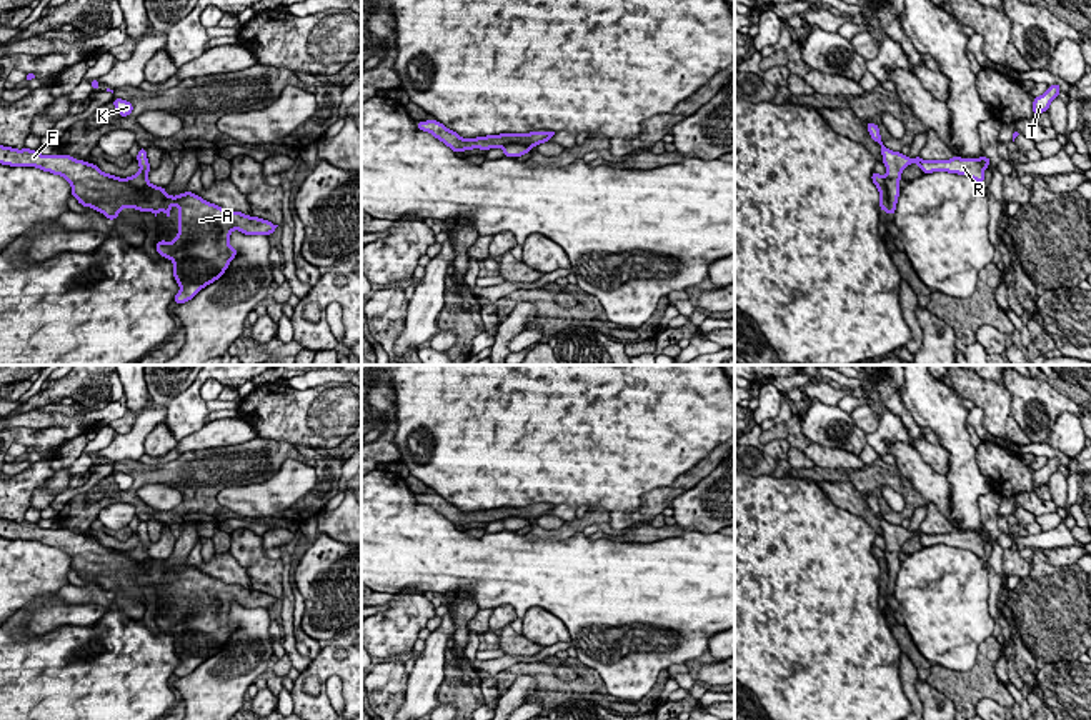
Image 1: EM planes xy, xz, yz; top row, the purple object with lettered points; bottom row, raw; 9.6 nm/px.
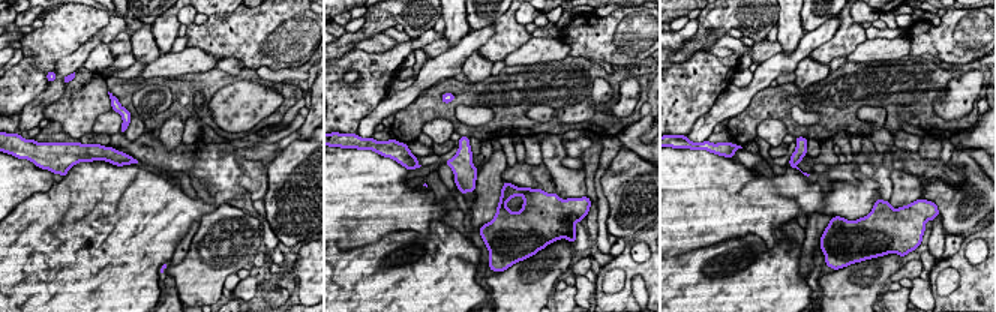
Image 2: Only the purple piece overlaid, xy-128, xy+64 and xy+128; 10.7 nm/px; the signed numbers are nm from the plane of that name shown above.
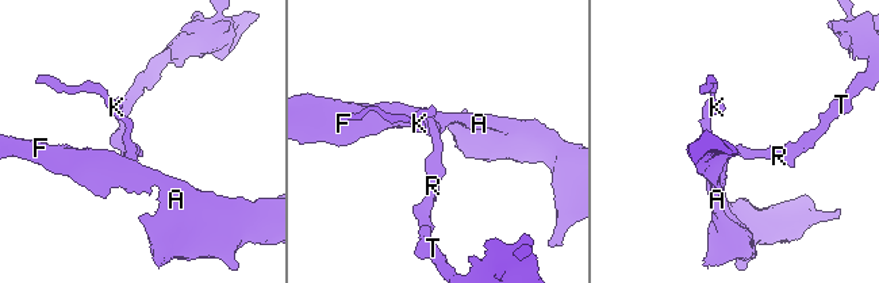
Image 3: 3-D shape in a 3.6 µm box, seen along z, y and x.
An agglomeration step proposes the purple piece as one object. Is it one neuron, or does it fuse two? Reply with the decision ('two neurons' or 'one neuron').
two neurons

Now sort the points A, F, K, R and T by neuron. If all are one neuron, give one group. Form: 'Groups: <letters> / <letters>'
Groups: A F / K R T

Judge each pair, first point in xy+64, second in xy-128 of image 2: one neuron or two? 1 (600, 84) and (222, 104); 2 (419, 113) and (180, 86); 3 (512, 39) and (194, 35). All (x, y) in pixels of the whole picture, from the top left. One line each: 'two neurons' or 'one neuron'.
1: one neuron
2: one neuron
3: two neurons

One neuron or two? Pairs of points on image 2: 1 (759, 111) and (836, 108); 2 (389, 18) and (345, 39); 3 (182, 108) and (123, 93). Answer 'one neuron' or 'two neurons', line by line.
1: one neuron
2: one neuron
3: one neuron

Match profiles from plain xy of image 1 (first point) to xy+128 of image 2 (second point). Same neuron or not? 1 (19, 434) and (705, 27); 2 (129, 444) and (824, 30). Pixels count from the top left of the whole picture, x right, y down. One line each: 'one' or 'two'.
1: two
2: one

